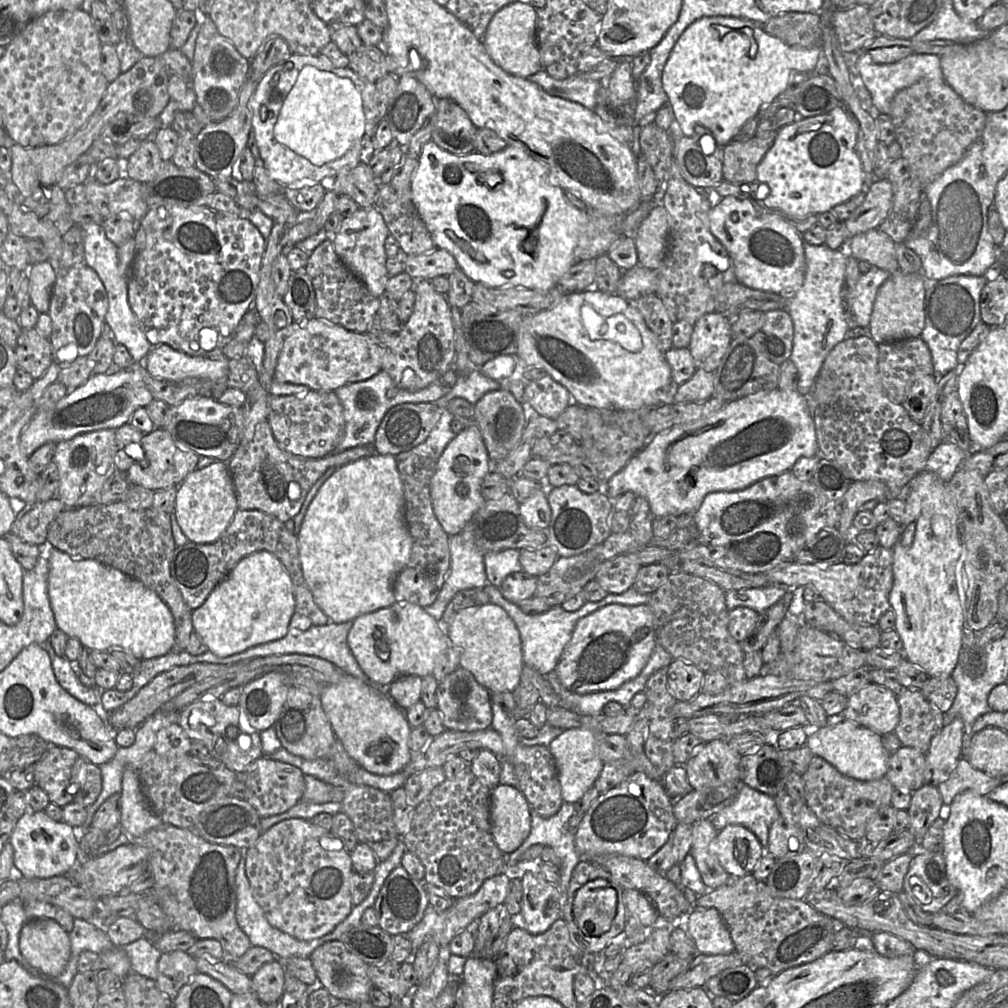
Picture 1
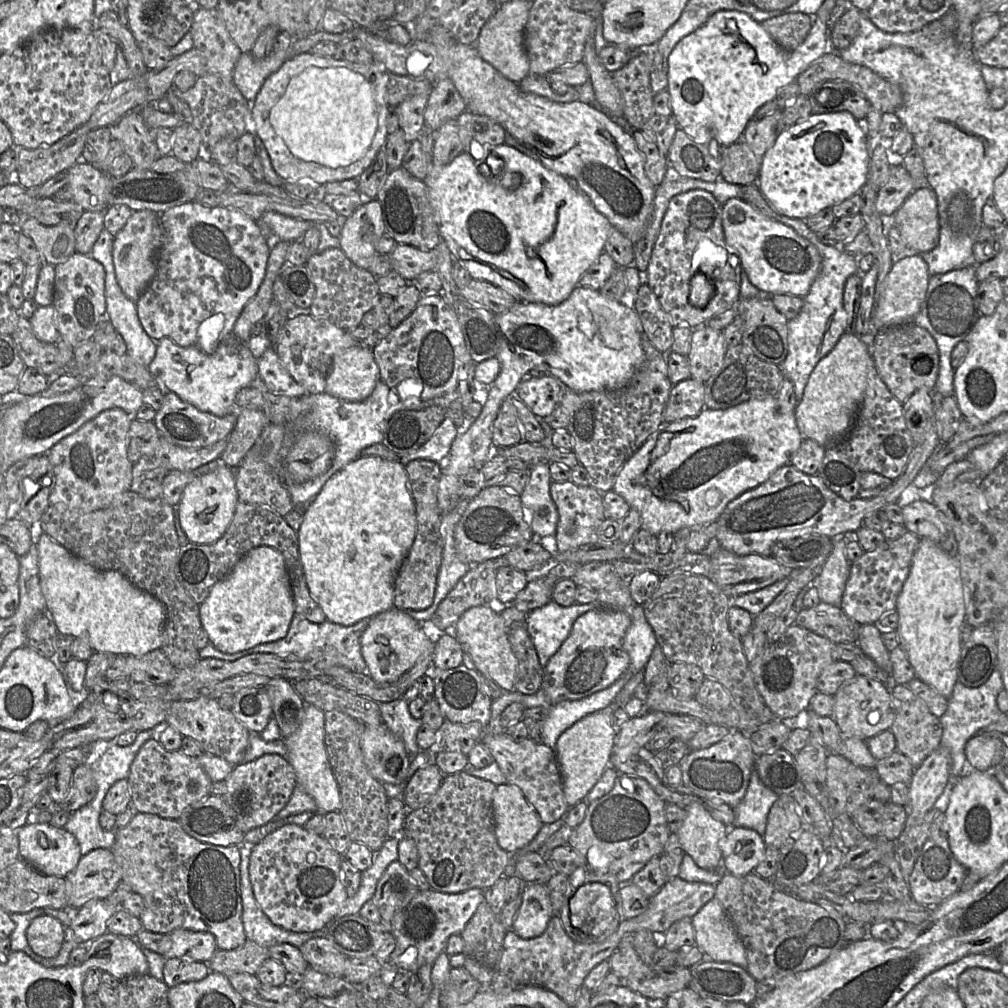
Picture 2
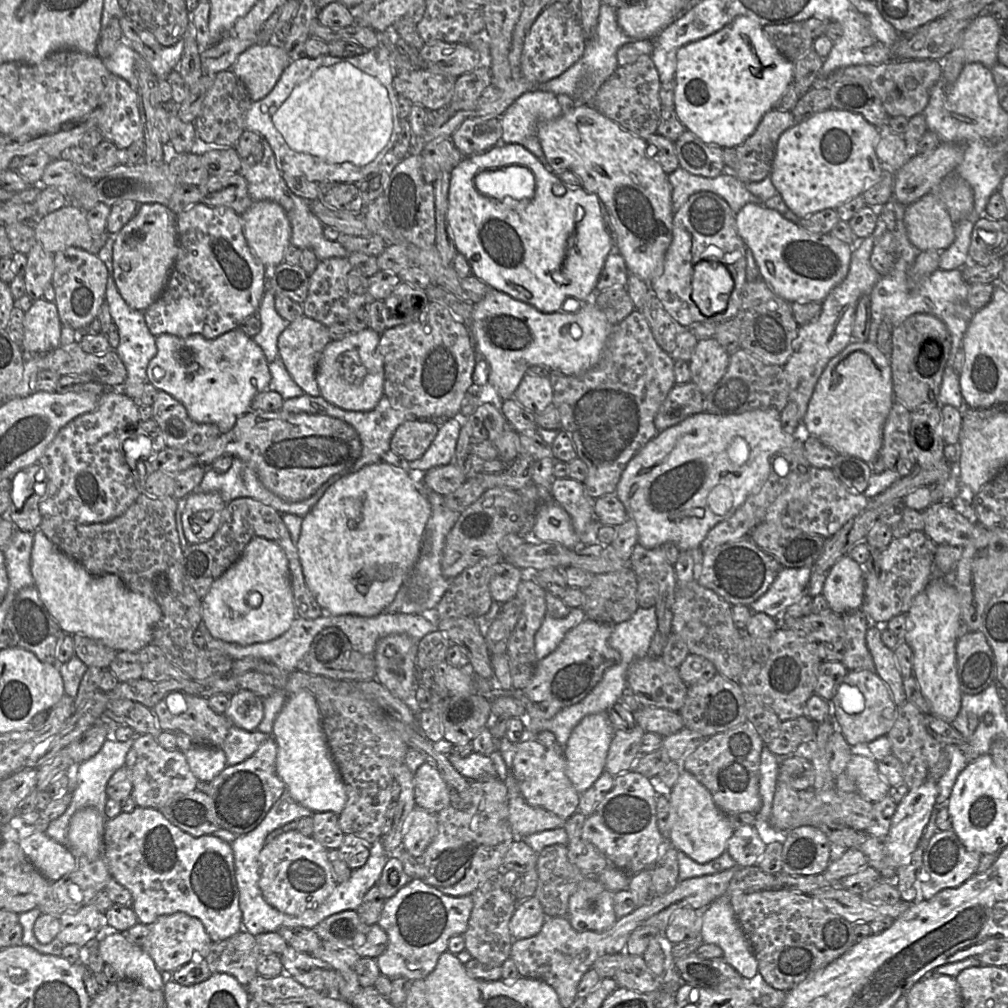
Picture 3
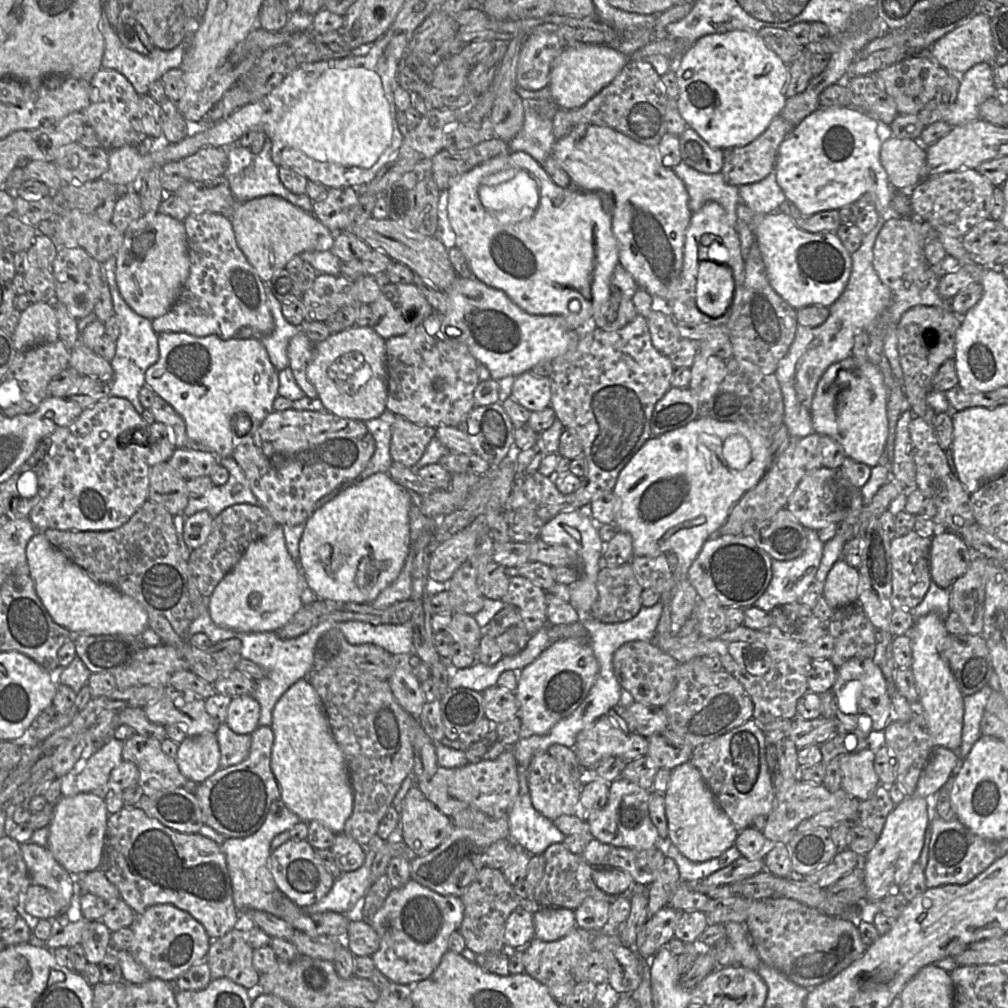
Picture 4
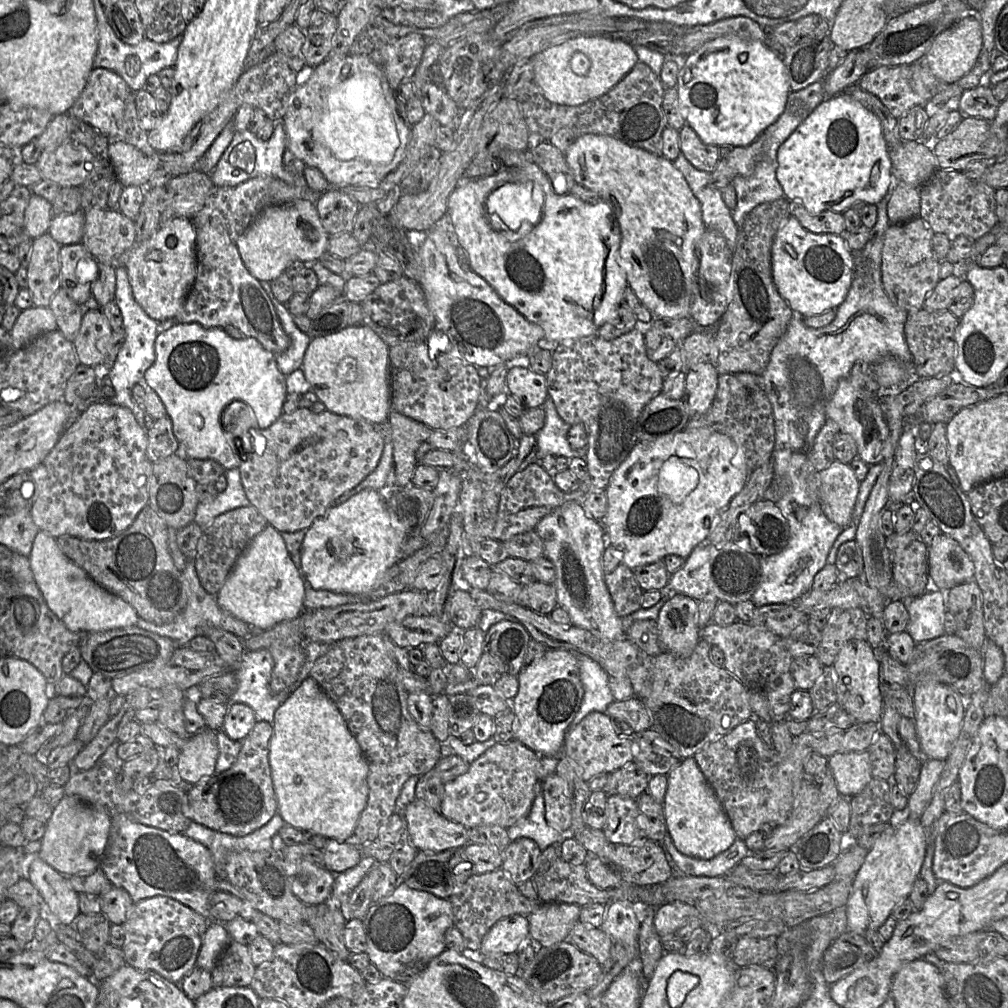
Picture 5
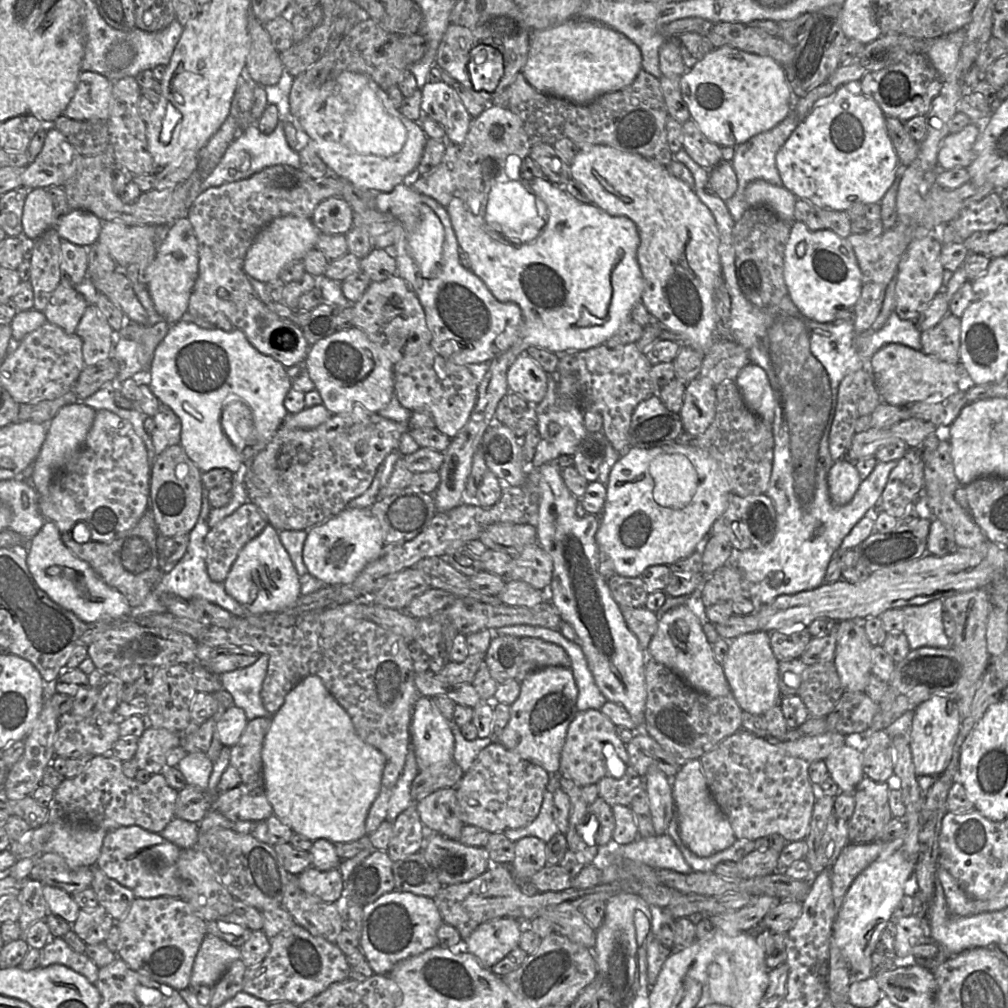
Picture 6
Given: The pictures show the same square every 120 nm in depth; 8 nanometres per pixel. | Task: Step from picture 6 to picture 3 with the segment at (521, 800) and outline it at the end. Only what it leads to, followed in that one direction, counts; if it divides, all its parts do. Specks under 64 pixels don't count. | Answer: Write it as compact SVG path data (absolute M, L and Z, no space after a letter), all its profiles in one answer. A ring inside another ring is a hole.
M424 762L414 773L414 799L417 806L437 814L450 805L448 787L439 771Z

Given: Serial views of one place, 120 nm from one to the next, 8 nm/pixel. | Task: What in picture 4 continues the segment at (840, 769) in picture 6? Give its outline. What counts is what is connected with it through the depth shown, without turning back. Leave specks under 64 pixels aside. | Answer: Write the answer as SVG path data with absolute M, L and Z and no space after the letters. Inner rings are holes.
M864 749L837 757L842 772L842 788L860 801L871 798L881 784L874 769L875 753Z

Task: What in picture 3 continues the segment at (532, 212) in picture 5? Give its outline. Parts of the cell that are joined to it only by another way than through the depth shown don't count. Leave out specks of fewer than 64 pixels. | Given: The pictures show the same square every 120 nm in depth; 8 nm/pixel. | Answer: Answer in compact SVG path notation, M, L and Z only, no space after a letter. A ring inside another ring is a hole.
M509 166L494 171L484 171L475 178L475 187L483 195L502 201L505 198L512 198L520 201L531 199L535 193L535 176L524 166Z

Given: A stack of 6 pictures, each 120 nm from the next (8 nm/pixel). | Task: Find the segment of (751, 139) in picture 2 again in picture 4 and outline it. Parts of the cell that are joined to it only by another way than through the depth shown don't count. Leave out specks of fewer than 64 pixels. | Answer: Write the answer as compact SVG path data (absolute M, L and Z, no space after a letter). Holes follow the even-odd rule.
M779 115L756 140L746 146L735 147L732 154L725 158L721 170L726 183L739 187L765 179L776 167L778 149L793 128L795 127Z

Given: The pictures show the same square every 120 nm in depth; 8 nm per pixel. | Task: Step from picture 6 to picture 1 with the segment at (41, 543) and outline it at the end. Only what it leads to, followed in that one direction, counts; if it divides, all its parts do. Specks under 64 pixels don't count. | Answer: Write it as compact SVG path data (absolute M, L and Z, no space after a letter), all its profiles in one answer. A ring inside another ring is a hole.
M46 541L40 548L40 556L49 562L48 595L57 627L68 637L77 638L91 650L107 650L120 646L139 660L157 658L169 653L175 642L175 623L168 605L159 595L142 582L112 566L94 559L76 559L53 547Z

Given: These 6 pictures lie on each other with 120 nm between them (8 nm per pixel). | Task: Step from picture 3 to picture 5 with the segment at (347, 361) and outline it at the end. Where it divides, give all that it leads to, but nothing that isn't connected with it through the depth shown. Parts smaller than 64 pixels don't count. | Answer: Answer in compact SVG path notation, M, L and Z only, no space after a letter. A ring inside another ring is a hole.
M366 325L312 338L301 366L306 380L327 411L373 424L388 420L391 412L389 346Z

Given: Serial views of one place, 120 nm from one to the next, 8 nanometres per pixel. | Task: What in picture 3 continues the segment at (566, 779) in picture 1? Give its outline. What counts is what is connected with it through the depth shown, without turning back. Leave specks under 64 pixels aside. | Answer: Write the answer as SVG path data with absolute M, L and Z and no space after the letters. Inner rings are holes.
M608 711L585 716L572 730L562 755L566 761L566 775L579 794L590 788L605 771L606 757L614 733L615 728L609 720Z

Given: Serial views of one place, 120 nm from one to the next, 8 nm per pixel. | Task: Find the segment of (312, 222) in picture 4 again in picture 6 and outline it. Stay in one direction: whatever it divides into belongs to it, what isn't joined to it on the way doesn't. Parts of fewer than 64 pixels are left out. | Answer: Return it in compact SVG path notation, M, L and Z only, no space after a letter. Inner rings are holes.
M283 216L272 220L256 236L247 250L243 270L250 278L264 284L279 278L280 271L289 263L302 261L308 251L315 248L320 232L310 218Z

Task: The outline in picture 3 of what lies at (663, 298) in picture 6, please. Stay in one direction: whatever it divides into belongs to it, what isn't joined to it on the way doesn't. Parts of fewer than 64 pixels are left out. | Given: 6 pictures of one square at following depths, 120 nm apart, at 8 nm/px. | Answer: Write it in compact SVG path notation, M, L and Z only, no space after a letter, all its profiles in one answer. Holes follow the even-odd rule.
M576 103L575 108L569 113L563 114L555 120L540 123L538 126L538 138L548 163L547 167L552 172L554 172L554 174L562 173L564 171L570 171L576 174L578 177L581 178L583 182L583 189L585 189L587 192L596 194L599 200L604 203L610 214L612 224L615 229L616 243L618 246L619 254L623 256L629 272L640 277L647 283L651 283L653 279L659 277L663 272L664 257L673 237L674 214L672 211L672 190L669 183L669 175L664 172L659 162L653 157L647 142L641 137L626 130L617 122L606 117L591 104L587 103Z

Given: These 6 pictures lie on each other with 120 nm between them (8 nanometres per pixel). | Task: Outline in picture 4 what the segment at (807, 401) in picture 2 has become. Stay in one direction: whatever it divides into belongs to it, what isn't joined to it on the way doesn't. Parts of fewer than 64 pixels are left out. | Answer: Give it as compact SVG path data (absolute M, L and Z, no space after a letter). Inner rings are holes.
M853 355L829 366L818 382L811 405L811 418L814 433L836 440L847 457L870 468L878 465L888 438L887 388L879 368L868 359Z

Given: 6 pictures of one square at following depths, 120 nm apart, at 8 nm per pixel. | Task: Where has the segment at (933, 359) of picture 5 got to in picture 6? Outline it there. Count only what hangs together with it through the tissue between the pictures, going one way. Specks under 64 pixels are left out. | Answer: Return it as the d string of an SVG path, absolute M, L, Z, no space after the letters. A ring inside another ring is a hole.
M948 313L936 326L920 333L922 350L950 364L960 362L961 318Z

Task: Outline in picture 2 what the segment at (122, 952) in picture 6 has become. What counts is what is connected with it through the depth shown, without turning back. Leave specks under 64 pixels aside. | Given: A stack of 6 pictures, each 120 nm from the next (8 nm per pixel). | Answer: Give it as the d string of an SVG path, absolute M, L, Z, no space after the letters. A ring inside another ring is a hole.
M176 929L169 933L171 947L164 958L192 959L207 963L218 949L210 932Z

